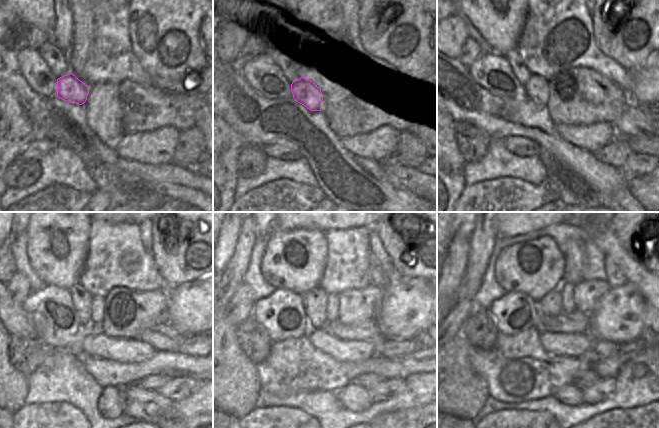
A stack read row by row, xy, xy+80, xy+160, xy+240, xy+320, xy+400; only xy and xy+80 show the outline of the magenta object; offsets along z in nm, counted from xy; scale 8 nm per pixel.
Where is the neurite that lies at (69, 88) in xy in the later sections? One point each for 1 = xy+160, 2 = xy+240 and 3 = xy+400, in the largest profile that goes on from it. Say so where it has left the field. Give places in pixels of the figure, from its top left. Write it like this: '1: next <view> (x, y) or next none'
1: next xy+160 (537, 87)
2: next xy+240 (98, 302)
3: next xy+400 (566, 289)

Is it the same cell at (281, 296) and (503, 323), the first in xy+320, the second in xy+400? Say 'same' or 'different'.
same

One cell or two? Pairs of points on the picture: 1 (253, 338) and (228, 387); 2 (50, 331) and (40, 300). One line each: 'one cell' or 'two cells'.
1: two cells
2: one cell

